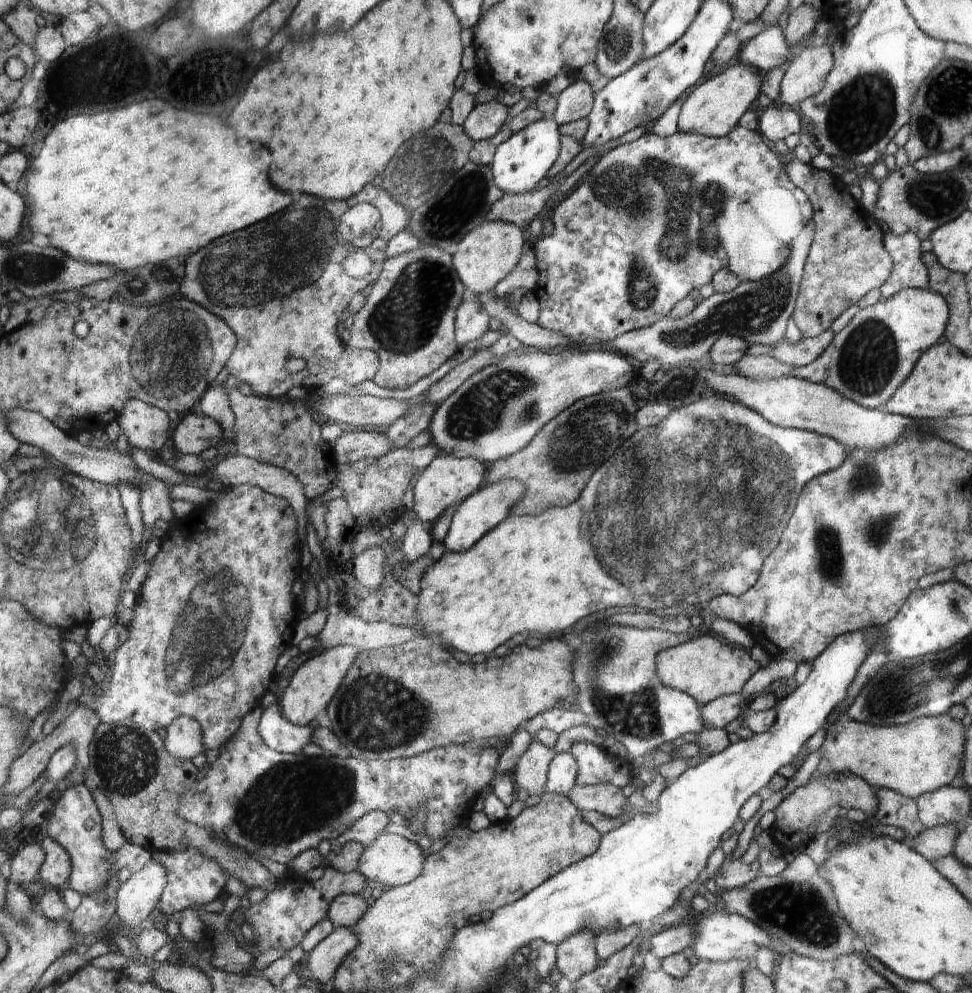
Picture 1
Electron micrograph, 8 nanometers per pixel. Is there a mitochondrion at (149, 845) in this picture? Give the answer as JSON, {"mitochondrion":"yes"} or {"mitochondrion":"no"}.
{"mitochondrion":"no"}

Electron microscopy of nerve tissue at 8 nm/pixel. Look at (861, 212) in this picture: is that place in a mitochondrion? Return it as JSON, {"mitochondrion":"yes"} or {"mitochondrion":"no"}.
{"mitochondrion":"no"}

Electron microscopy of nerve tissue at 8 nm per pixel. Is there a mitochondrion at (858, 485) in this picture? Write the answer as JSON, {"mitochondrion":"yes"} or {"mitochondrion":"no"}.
{"mitochondrion":"yes"}

